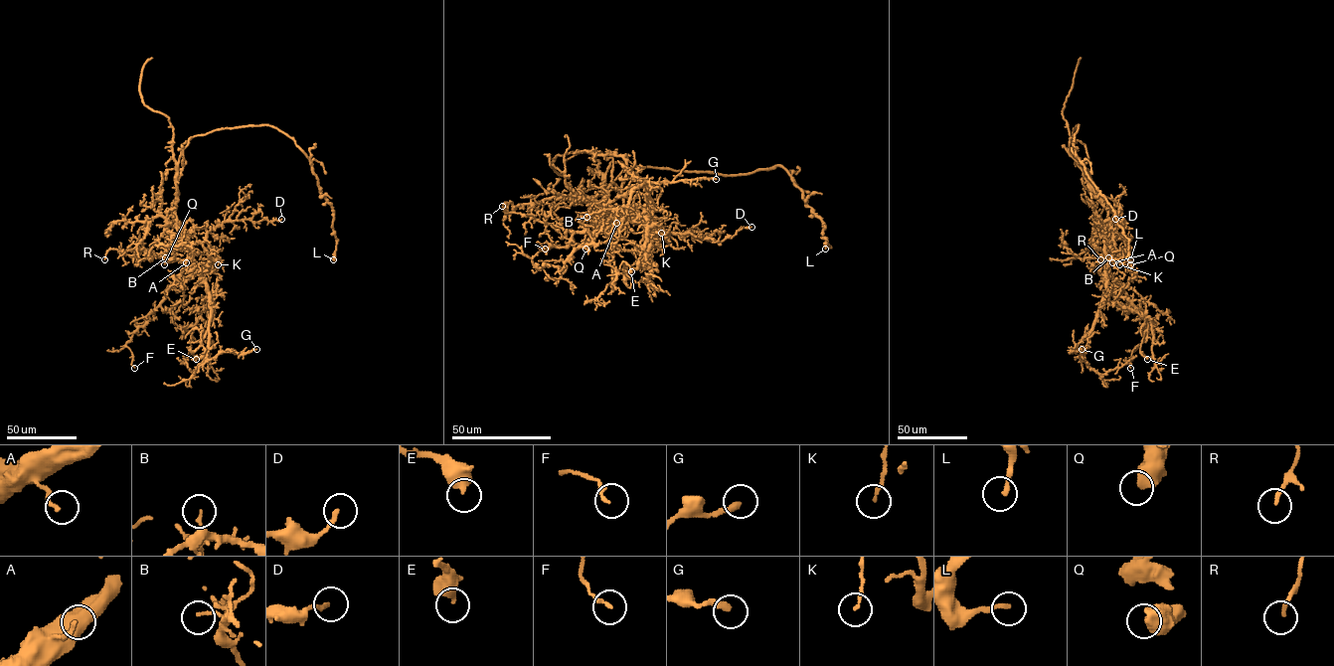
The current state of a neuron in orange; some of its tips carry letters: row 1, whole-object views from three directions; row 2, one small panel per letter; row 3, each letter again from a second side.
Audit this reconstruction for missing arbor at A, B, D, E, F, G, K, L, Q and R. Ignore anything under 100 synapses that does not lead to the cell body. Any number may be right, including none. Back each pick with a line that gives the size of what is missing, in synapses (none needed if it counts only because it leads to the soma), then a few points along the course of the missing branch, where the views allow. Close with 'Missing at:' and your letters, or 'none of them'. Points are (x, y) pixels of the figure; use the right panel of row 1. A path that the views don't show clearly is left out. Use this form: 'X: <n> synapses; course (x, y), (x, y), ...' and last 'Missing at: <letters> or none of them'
Missing at: none of them

